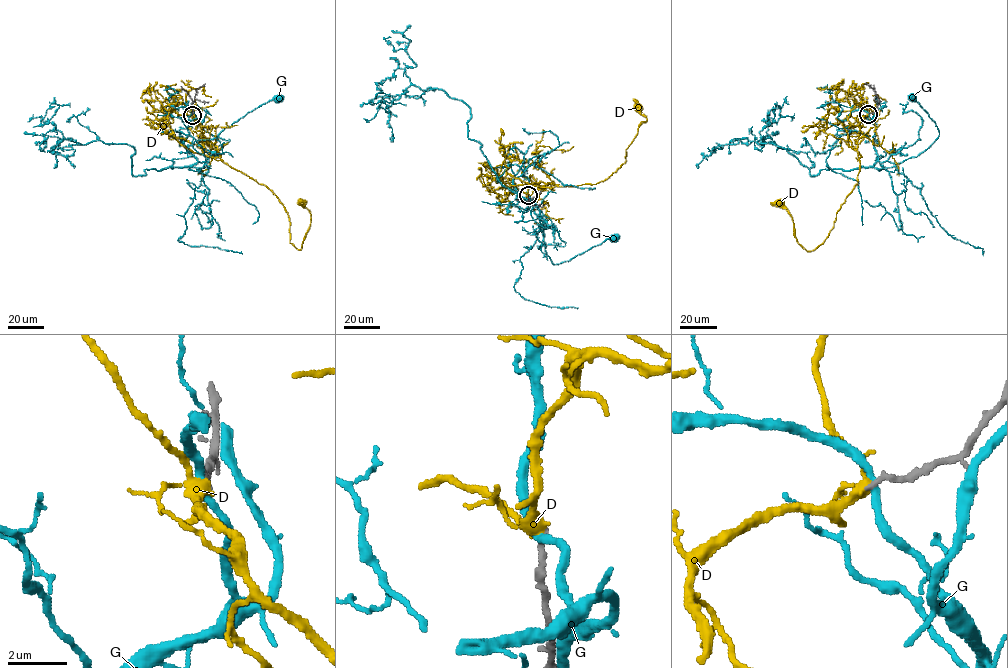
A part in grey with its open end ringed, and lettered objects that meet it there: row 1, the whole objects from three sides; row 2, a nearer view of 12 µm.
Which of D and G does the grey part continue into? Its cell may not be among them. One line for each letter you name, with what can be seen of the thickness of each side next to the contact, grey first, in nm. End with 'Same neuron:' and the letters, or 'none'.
D: 190/280 nm
Same neuron: D

